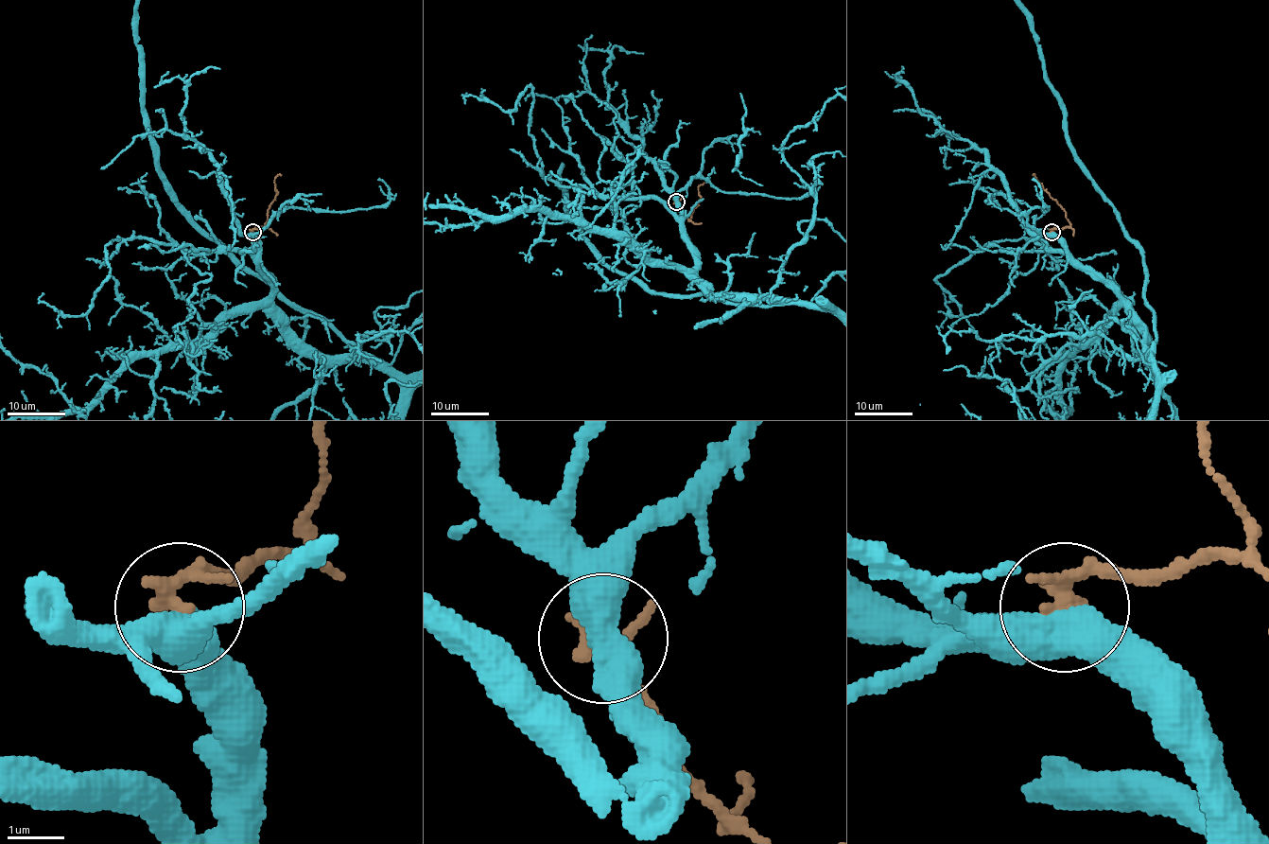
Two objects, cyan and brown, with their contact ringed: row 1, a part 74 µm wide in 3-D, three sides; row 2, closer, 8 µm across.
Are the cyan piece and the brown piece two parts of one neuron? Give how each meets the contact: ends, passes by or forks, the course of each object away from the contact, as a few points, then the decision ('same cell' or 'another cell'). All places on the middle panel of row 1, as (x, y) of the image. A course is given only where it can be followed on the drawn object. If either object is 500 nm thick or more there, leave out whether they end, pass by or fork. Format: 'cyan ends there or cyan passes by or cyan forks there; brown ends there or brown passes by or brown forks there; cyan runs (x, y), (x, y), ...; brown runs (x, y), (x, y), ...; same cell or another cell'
cyan runs (676, 201), (696, 274), (714, 294), (776, 304), (650, 293), (586, 242), (561, 182), (590, 50); brown runs (676, 201), (689, 220), (699, 200), (698, 188), (705, 182); another cell

